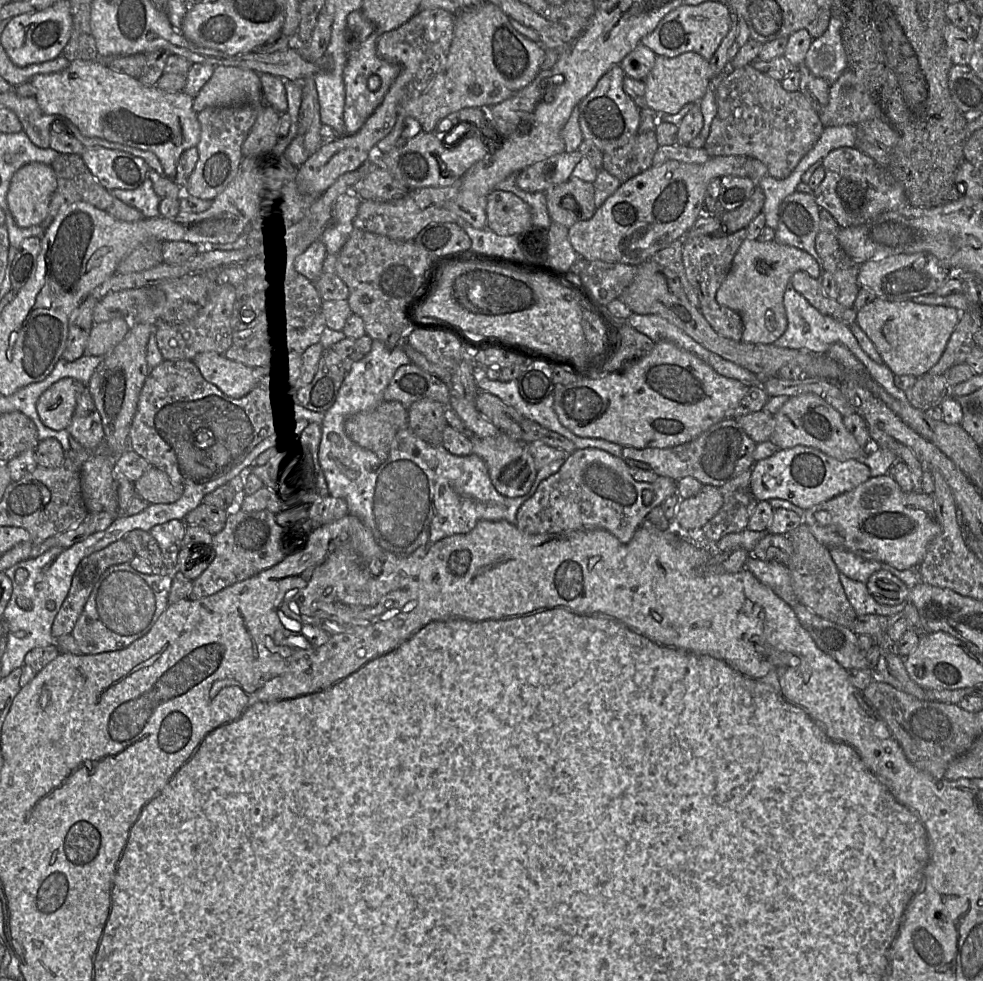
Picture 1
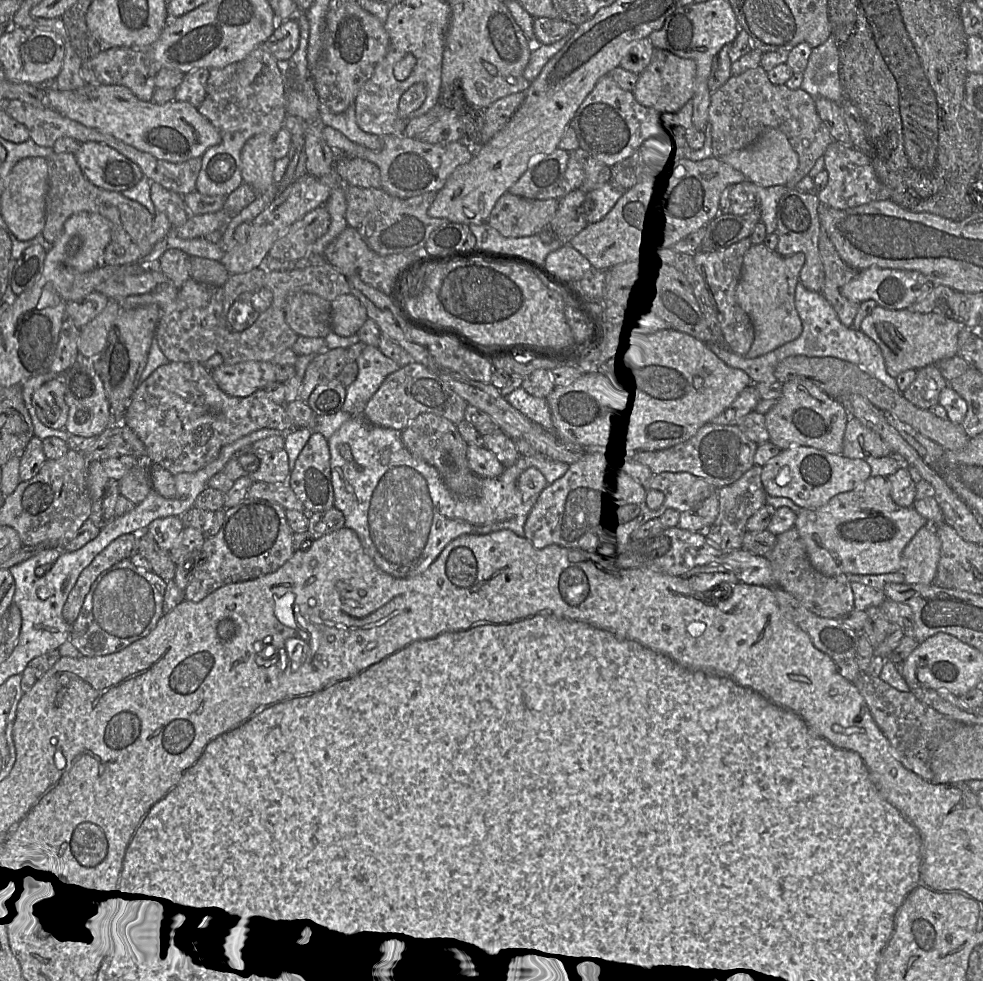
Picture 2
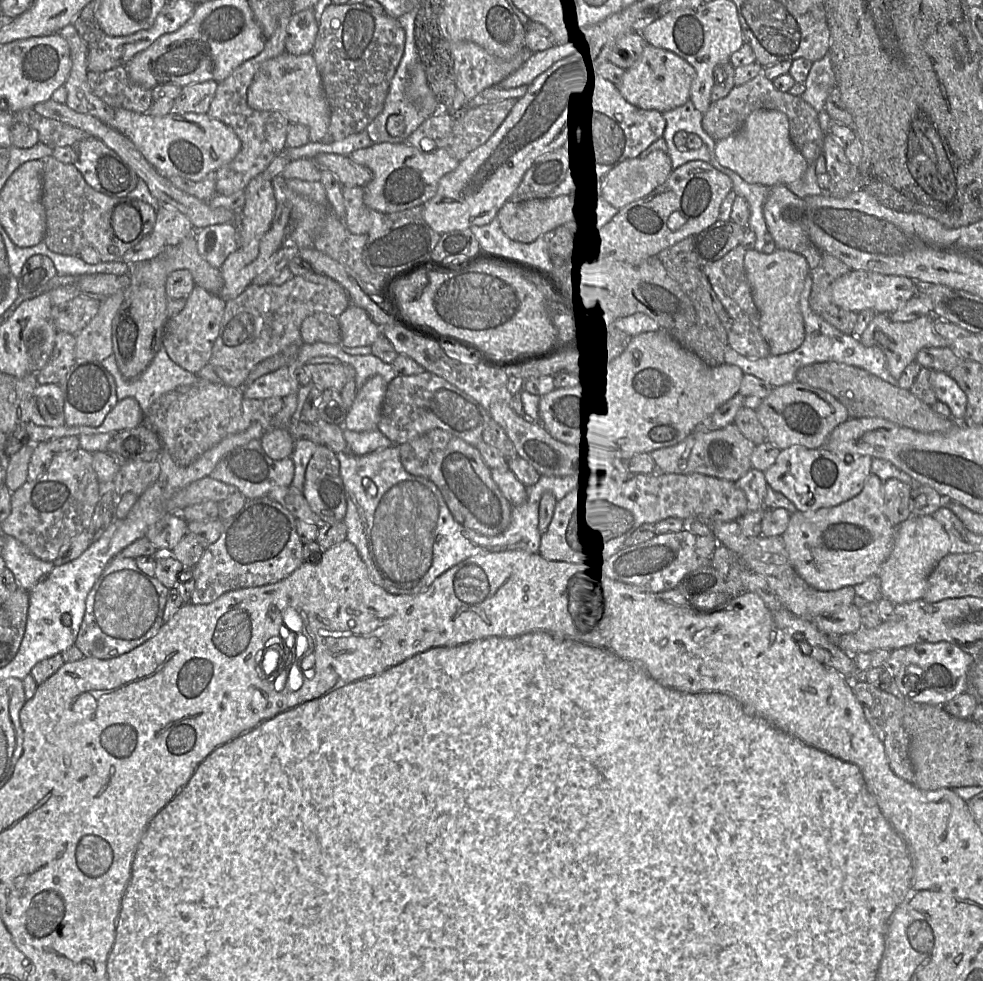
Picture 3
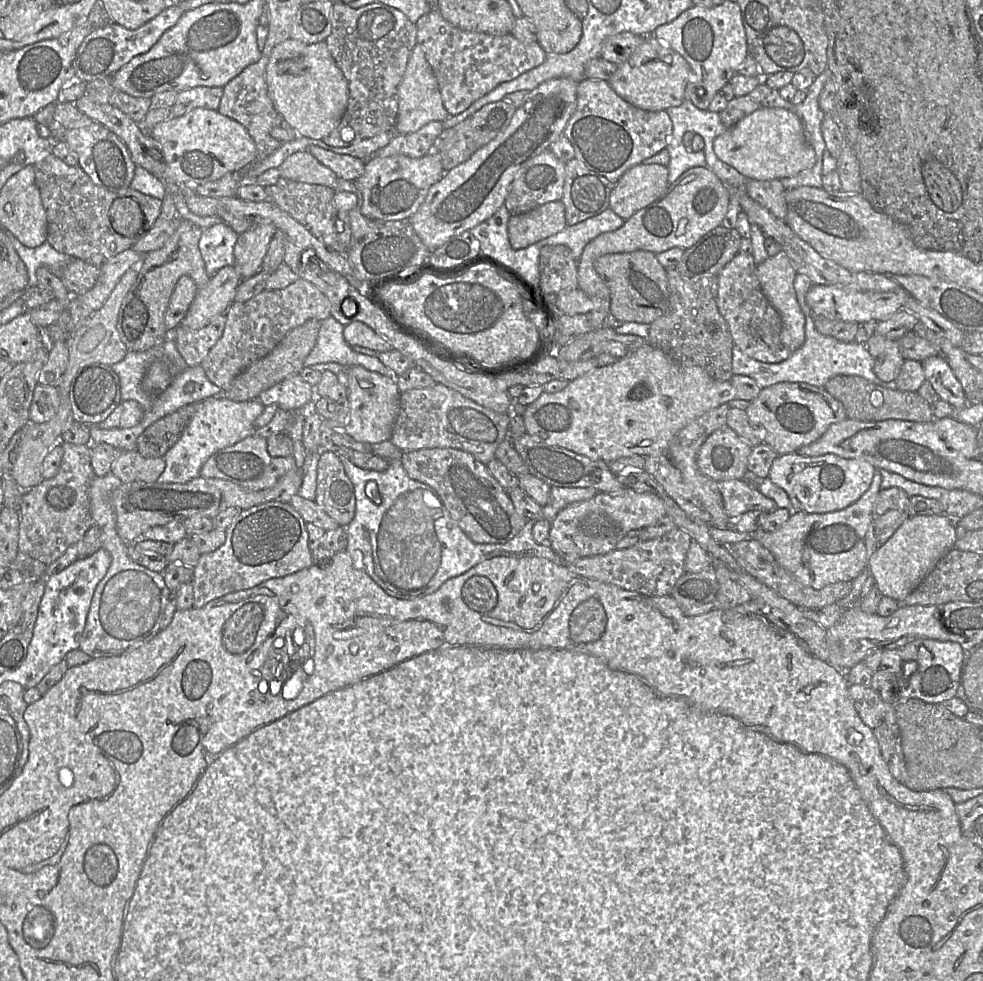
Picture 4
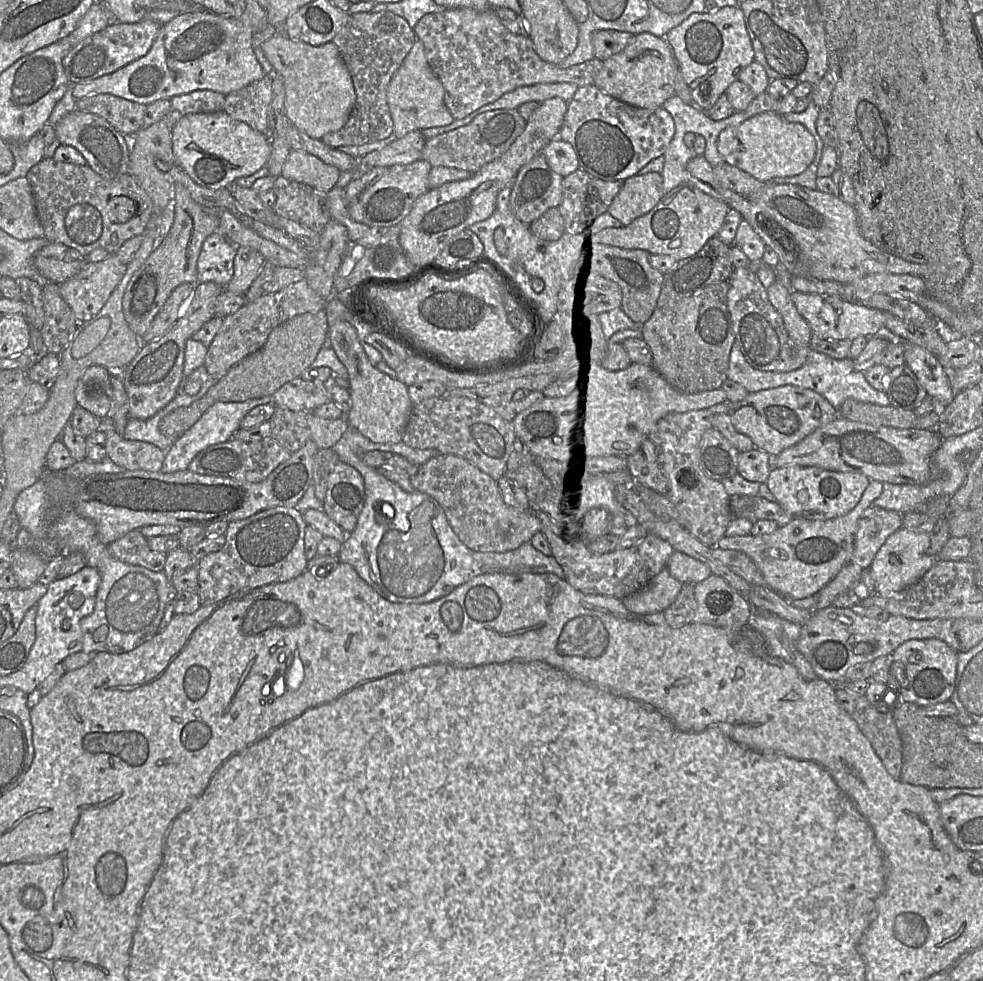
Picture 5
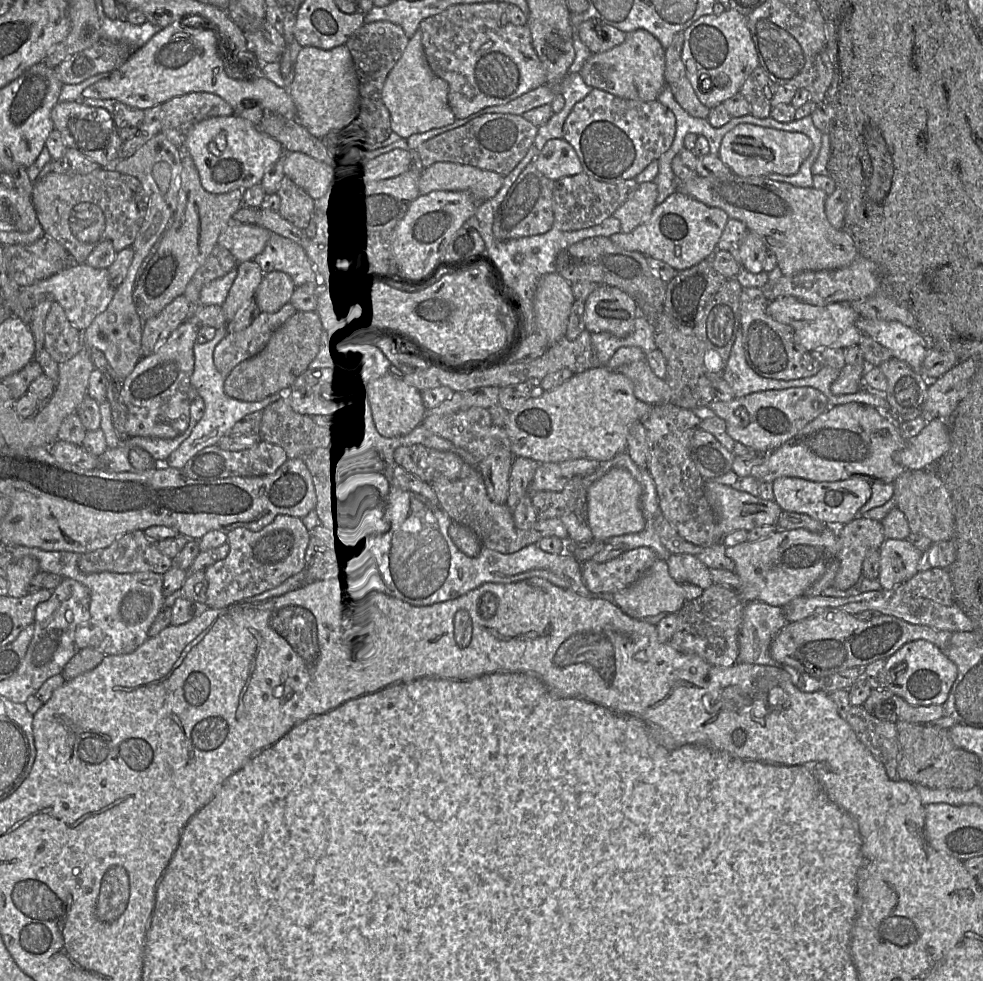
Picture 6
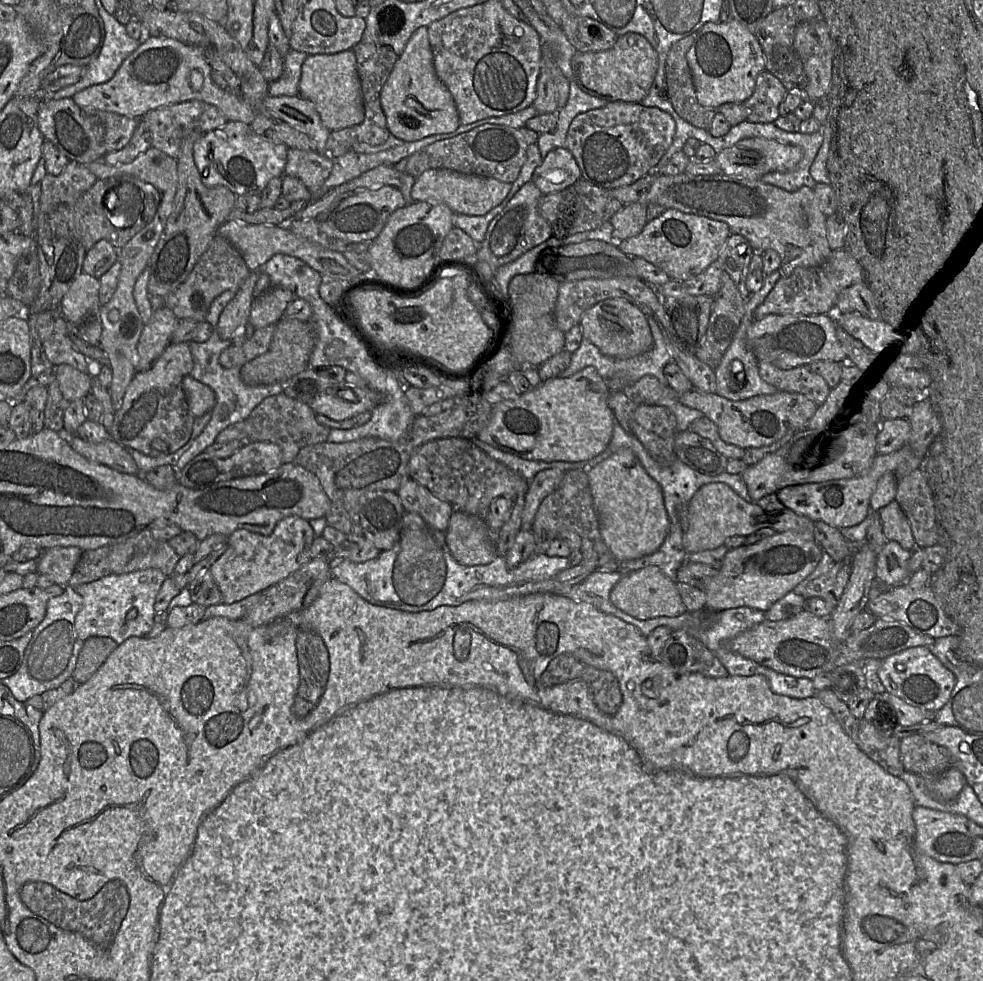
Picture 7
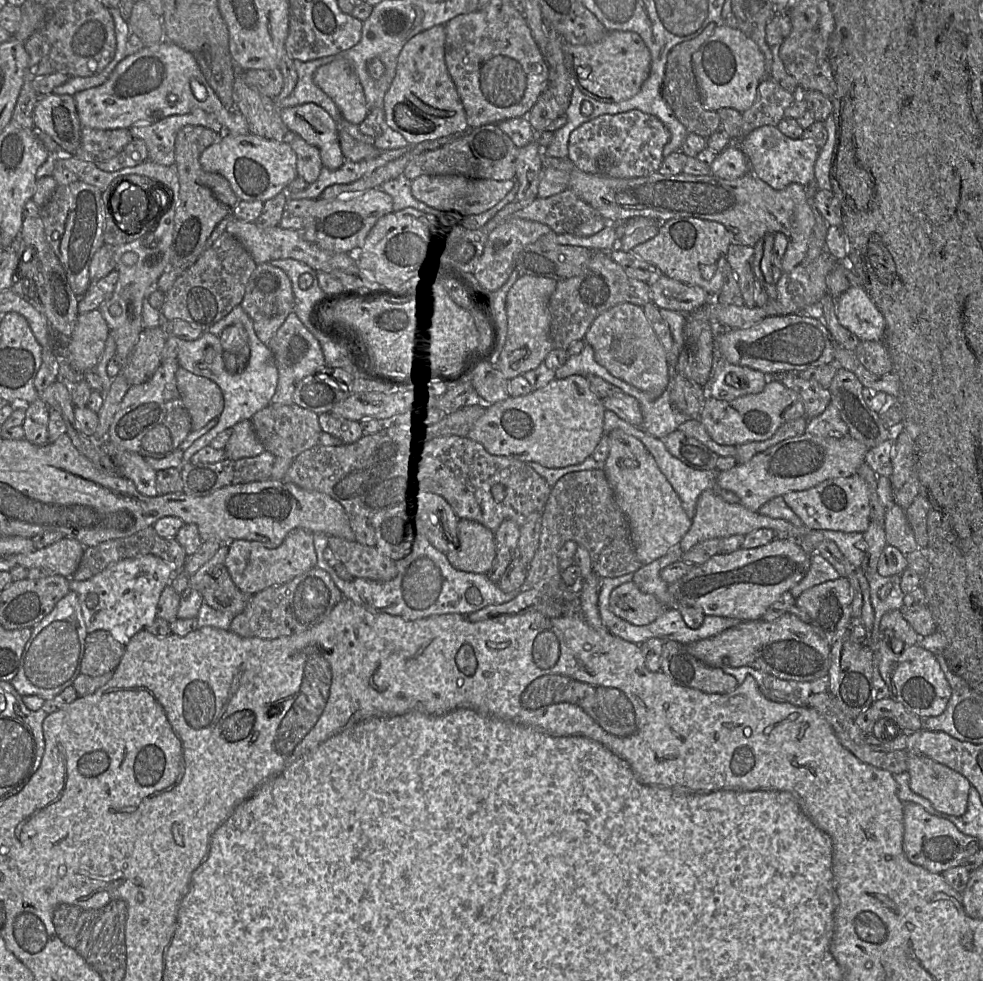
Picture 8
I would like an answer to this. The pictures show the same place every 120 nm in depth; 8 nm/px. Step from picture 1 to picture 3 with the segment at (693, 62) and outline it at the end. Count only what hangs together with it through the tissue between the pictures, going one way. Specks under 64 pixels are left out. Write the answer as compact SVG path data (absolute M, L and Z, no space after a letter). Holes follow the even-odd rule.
M647 44L639 60L625 70L617 88L630 104L662 113L675 109L690 99L690 87L695 75L695 68L685 59L672 51Z

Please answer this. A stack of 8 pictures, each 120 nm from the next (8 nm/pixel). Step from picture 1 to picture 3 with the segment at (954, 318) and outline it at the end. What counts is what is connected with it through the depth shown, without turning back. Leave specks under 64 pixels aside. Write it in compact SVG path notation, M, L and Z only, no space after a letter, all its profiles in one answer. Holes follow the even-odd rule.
M876 313L865 331L859 336L866 347L878 347L886 356L889 372L895 380L899 380L905 368L915 362L917 353L924 347L947 347L944 338L934 330L934 315L921 317L913 322L894 322L889 314Z

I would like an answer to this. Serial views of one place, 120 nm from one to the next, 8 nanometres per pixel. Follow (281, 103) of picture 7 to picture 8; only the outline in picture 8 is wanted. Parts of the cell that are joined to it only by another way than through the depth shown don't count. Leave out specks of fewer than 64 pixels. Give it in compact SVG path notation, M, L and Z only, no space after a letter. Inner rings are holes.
M315 103L280 109L287 127L319 149L323 167L337 170L343 165L345 158L339 142L339 128L325 109Z

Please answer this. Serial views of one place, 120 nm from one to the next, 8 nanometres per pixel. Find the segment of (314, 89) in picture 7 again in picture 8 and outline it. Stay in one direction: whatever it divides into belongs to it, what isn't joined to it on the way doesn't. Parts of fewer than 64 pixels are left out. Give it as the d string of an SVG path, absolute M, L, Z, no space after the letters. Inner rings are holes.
M336 59L320 66L314 82L335 102L347 121L359 125L365 120L369 106L358 76L347 60Z

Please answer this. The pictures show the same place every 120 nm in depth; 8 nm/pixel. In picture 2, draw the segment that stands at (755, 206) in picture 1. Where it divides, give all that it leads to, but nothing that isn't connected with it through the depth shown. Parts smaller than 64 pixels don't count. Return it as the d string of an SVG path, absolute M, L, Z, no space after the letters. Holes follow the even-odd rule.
M758 206L741 216L719 213L706 225L707 231L698 250L716 252L744 238L749 238L760 217Z

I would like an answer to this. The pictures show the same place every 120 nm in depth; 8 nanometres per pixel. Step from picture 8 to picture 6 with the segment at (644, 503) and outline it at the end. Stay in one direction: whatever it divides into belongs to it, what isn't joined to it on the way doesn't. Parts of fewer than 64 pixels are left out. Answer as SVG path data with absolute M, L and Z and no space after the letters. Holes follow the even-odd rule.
M613 468L588 488L587 523L594 539L608 540L644 530L646 520L641 509L642 488L625 468Z

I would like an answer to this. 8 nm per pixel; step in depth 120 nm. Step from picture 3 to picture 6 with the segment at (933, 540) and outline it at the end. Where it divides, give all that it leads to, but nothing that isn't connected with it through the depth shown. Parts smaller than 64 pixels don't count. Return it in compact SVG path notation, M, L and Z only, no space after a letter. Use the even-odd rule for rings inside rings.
M885 539L880 547L878 581L884 590L890 590L918 573L922 552L908 539Z

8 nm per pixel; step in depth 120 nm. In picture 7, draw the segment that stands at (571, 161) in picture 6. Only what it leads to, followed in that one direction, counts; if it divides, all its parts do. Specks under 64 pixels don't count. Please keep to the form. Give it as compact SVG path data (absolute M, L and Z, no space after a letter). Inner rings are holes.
M567 148L551 150L534 170L532 182L542 195L561 191L581 178L581 171Z

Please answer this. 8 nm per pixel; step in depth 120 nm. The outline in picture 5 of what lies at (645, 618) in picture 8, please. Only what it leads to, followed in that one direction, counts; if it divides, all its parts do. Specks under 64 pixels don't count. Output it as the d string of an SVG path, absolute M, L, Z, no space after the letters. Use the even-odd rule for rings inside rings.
M665 568L645 588L624 597L622 603L637 615L664 612L676 600L682 586Z

